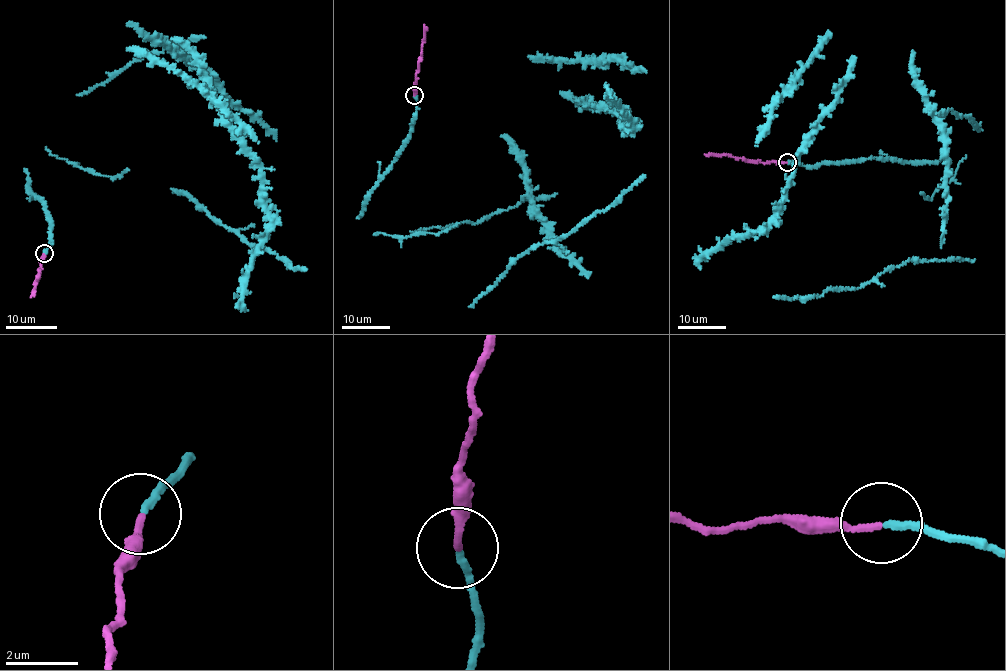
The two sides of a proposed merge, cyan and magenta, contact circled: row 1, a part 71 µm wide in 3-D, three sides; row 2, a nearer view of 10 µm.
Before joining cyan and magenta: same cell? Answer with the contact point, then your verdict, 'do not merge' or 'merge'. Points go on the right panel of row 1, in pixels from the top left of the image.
(787, 162) | merge

